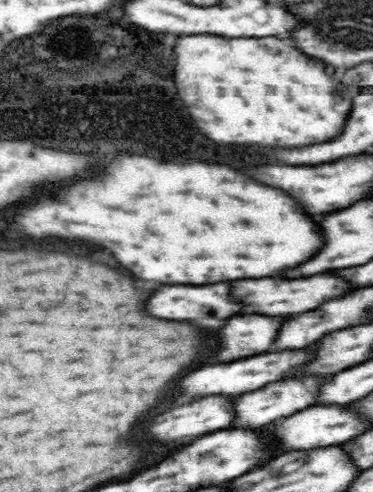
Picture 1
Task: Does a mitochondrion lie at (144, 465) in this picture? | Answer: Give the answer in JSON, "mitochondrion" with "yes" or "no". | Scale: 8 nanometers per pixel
{"mitochondrion":"no"}

